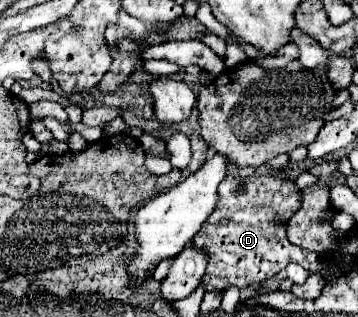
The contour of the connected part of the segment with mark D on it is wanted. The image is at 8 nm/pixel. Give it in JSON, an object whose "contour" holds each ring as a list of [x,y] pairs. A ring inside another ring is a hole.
{"contour":[[[227,176],[219,188],[217,208],[205,222],[209,230],[199,232],[193,238],[193,246],[201,248],[209,256],[207,272],[201,280],[201,286],[207,292],[223,292],[229,286],[255,286],[277,276],[291,262],[301,264],[311,272],[319,272],[323,266],[327,266],[329,258],[325,254],[309,252],[305,248],[293,246],[287,240],[287,222],[299,208],[301,190],[287,176]]]}

